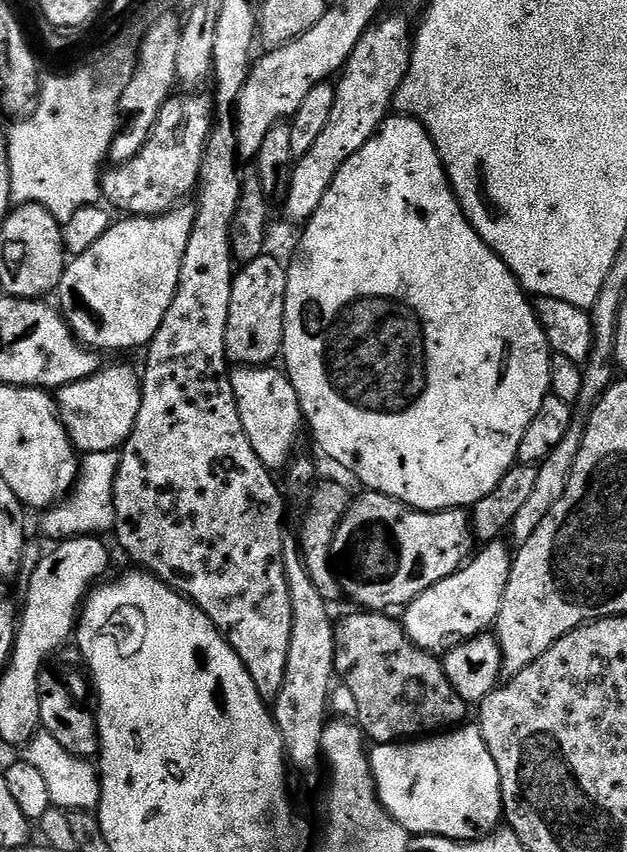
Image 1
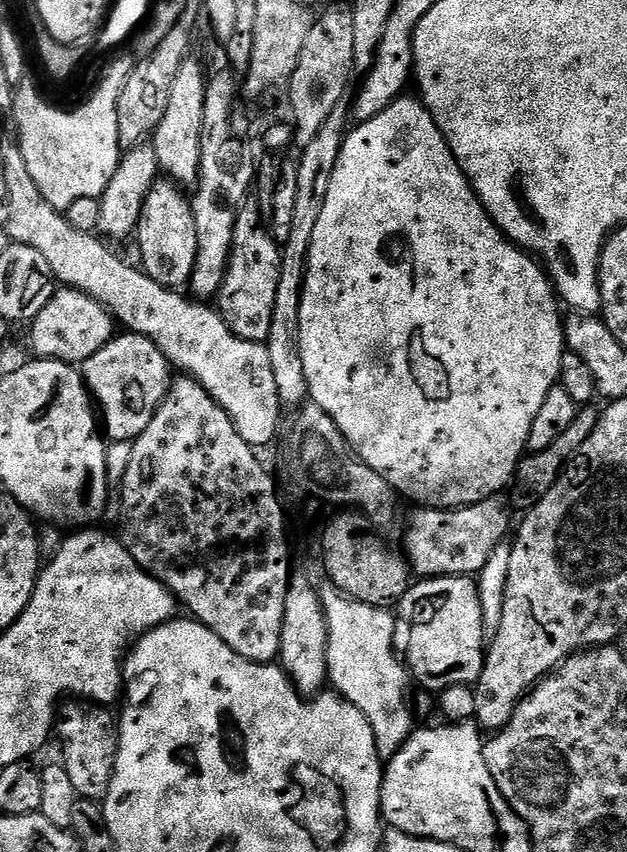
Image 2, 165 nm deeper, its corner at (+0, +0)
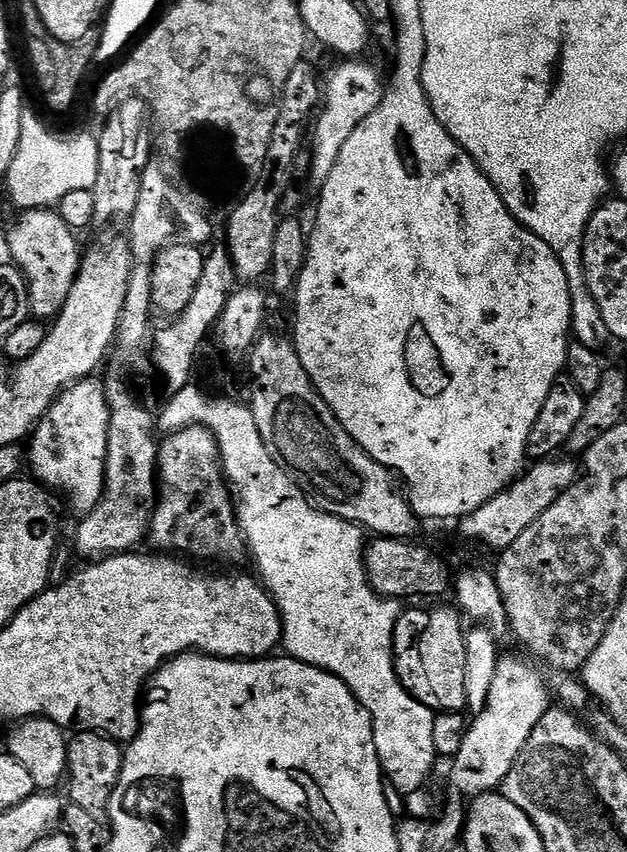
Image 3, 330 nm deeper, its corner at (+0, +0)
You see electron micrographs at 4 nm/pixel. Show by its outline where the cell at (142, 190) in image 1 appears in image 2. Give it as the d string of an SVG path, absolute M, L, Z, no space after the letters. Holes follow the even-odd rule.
M167 178L157 179L150 194L146 194L146 202L142 206L140 221L134 233L134 241L136 240L137 246L140 247L139 267L150 278L154 278L158 286L173 290L183 289L191 281L194 262L198 258L198 230L192 213L192 201L179 191L183 192L173 181Z

